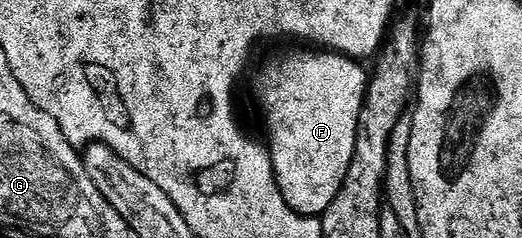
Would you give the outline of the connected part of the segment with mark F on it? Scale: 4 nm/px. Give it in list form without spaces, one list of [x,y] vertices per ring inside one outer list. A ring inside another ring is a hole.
[[[310,50],[314,52],[290,52],[281,60],[280,57],[274,56],[271,60],[266,60],[262,64],[262,69],[258,72],[258,100],[262,103],[262,112],[266,115],[266,132],[270,135],[268,147],[274,173],[278,179],[280,190],[284,194],[284,202],[292,211],[300,213],[302,216],[321,217],[323,212],[332,206],[336,194],[340,194],[340,186],[348,174],[348,166],[352,166],[352,154],[356,150],[356,126],[360,118],[362,103],[366,97],[366,85],[368,83],[367,69],[362,69],[357,59],[349,56],[343,56],[341,52],[332,52],[329,50]]]

